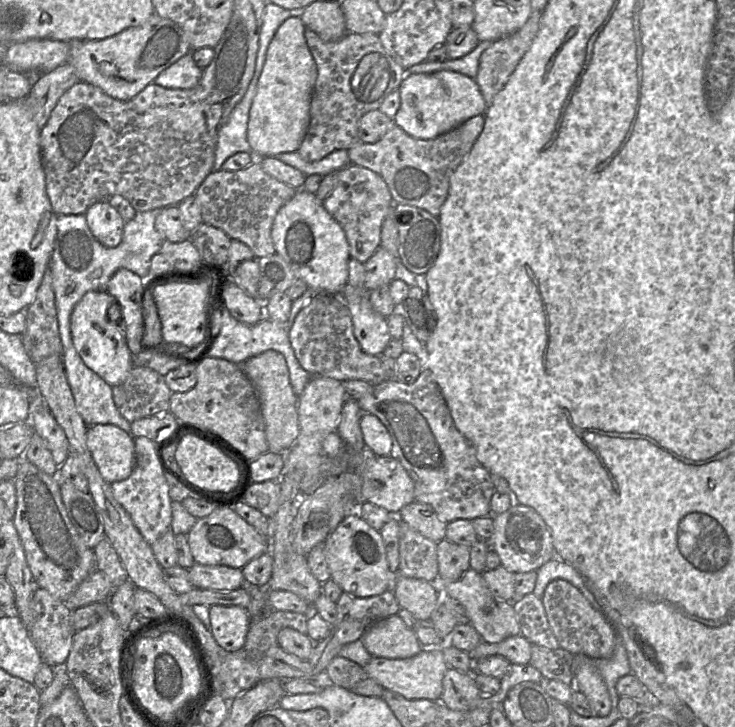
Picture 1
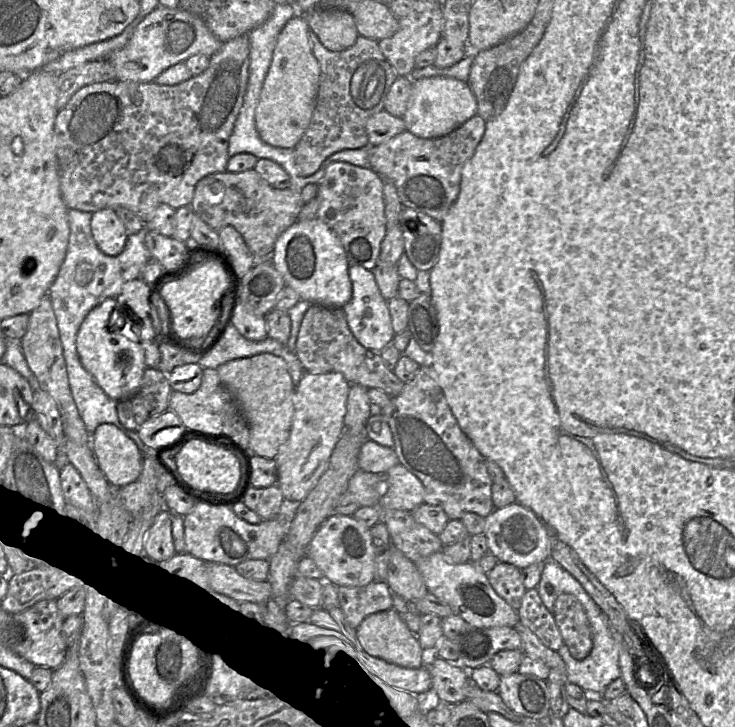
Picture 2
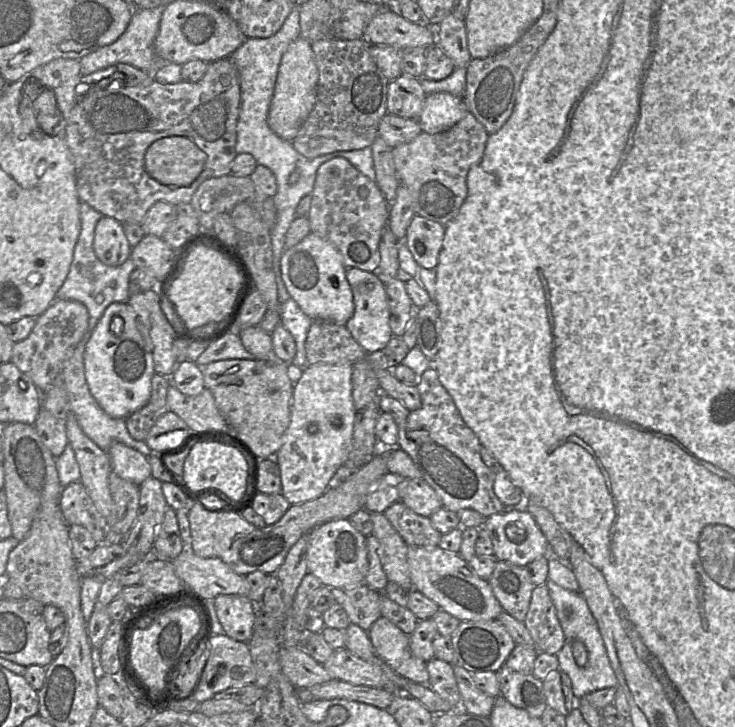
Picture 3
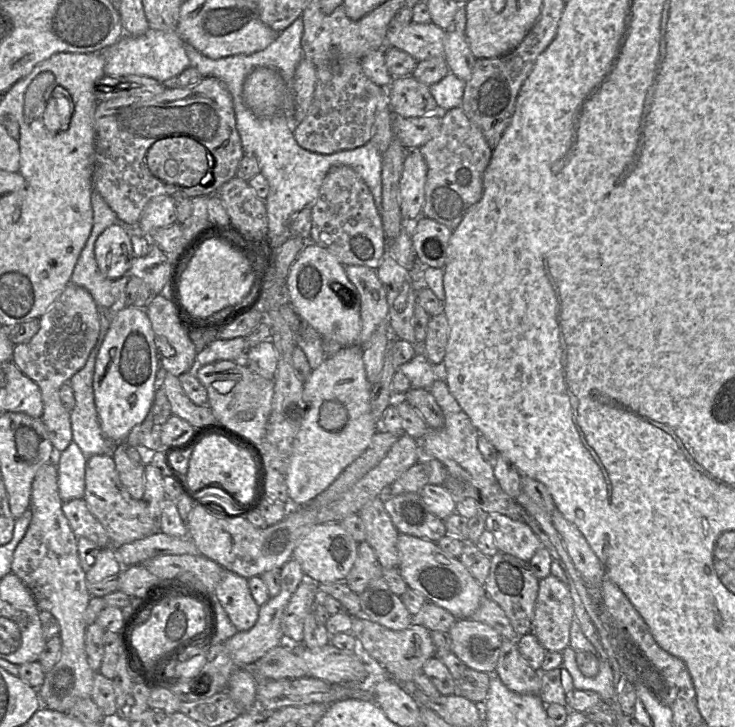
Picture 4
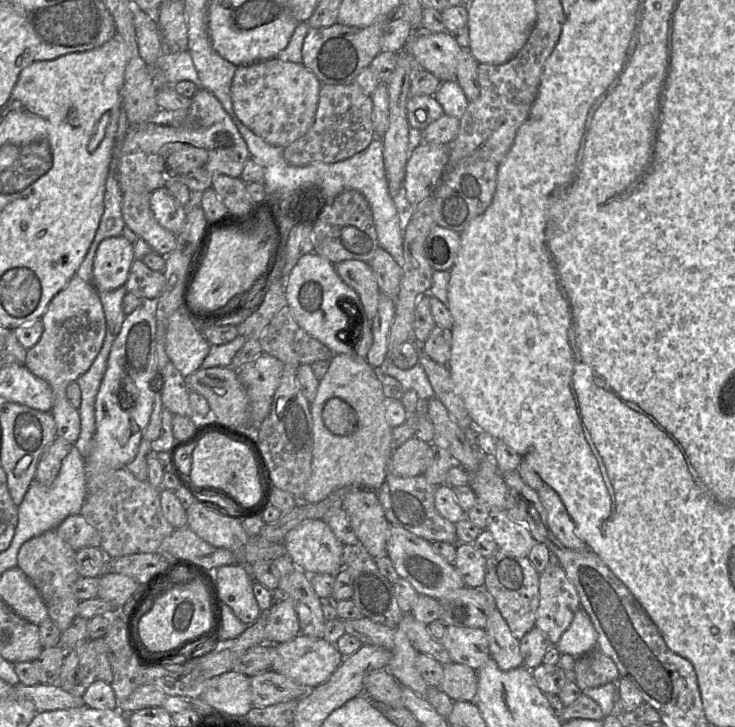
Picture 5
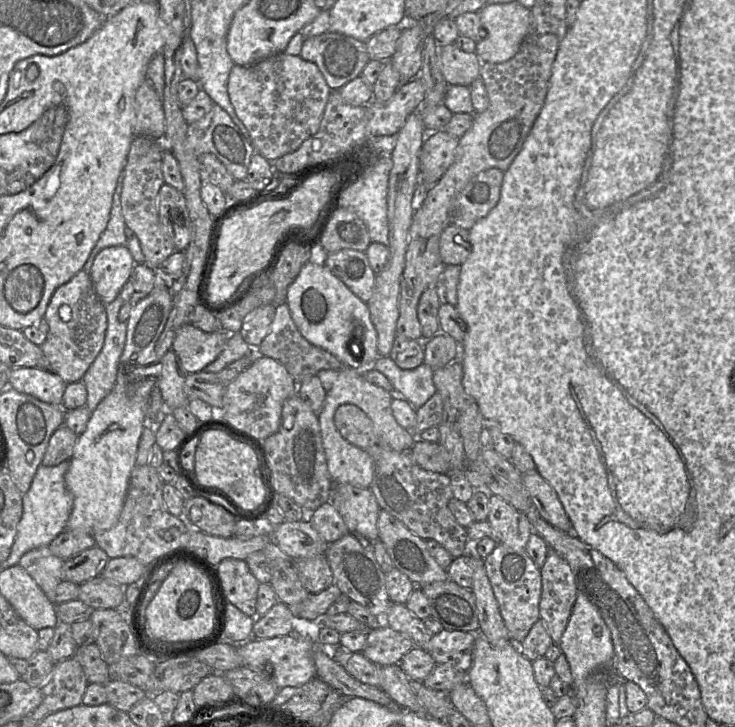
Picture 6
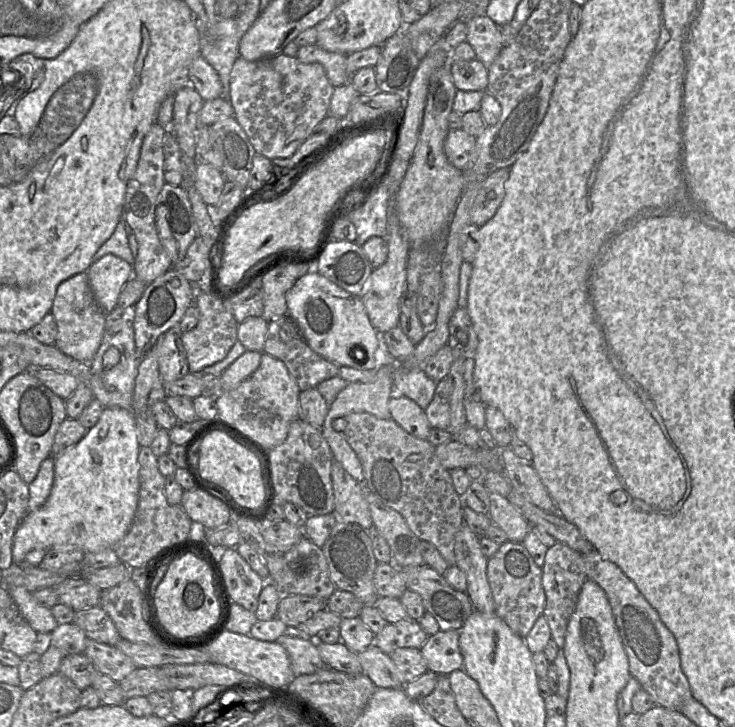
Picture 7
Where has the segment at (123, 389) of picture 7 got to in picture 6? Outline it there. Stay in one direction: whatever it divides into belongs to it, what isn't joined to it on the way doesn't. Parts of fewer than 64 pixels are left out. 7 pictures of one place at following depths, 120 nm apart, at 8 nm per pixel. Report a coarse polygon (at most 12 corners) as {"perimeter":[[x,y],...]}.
{"perimeter":[[119,295],[105,305],[104,345],[81,380],[97,408],[116,383],[127,323]]}

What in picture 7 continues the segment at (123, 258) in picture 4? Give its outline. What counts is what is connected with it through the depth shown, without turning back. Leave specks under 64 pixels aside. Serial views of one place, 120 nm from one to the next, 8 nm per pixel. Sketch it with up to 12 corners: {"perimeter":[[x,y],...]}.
{"perimeter":[[113,254],[87,275],[97,304],[109,313],[133,277],[133,266]]}

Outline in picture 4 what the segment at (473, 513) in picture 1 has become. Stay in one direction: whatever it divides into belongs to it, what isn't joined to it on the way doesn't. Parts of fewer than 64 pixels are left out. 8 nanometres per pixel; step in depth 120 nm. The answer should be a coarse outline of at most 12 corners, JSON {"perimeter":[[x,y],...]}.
{"perimeter":[[437,379],[445,423],[417,438],[455,503],[524,521],[478,449],[480,432]]}

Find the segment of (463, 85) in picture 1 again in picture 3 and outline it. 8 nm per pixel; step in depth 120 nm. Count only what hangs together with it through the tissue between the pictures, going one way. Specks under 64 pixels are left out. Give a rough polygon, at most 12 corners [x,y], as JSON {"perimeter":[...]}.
{"perimeter":[[429,94],[417,120],[422,132],[450,129],[468,113],[463,97]]}

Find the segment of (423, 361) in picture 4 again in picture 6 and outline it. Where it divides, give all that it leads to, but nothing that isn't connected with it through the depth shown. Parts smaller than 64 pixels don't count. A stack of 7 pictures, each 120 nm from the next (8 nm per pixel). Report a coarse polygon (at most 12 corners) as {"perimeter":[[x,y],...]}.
{"perimeter":[[390,356],[370,367],[383,373],[415,409],[437,391],[426,363],[402,369]]}

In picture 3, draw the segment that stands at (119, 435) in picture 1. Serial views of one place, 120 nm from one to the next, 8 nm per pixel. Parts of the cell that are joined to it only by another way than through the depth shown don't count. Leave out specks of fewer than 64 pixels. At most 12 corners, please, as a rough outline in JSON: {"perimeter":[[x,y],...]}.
{"perimeter":[[122,443],[107,450],[112,472],[140,486],[151,476],[148,457]]}

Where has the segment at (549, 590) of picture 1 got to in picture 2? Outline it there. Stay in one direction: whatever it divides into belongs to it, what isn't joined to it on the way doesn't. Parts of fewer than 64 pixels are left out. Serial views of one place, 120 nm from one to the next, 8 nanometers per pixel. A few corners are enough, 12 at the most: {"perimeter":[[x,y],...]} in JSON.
{"perimeter":[[558,595],[553,617],[570,654],[585,659],[592,629],[578,598]]}

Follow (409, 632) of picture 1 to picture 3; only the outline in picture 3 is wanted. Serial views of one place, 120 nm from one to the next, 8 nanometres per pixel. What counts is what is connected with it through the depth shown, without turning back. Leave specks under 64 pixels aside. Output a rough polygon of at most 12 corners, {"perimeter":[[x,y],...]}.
{"perimeter":[[381,616],[368,630],[378,656],[397,674],[429,683],[427,662],[409,636]]}

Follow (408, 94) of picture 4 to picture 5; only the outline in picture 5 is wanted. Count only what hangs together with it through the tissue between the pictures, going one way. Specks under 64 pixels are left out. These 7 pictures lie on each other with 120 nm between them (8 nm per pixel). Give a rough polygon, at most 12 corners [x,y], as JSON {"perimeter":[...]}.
{"perimeter":[[432,95],[410,96],[406,111],[414,133],[444,115]]}

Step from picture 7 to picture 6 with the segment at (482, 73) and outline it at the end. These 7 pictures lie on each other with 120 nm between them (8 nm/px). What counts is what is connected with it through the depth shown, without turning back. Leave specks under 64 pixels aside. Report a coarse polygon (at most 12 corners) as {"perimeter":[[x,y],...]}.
{"perimeter":[[454,44],[440,46],[440,70],[449,85],[470,86],[481,60]]}

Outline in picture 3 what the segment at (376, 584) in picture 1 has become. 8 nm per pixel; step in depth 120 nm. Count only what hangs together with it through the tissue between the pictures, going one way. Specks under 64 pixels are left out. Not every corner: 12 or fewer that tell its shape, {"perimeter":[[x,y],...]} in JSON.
{"perimeter":[[349,519],[314,528],[307,570],[328,588],[364,584],[366,536]]}

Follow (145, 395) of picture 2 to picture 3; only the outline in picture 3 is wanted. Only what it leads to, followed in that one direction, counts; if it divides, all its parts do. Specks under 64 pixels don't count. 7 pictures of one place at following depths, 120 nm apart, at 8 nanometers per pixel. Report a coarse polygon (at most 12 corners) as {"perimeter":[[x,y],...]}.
{"perimeter":[[153,375],[148,403],[125,419],[134,439],[145,441],[169,411],[169,377]]}

